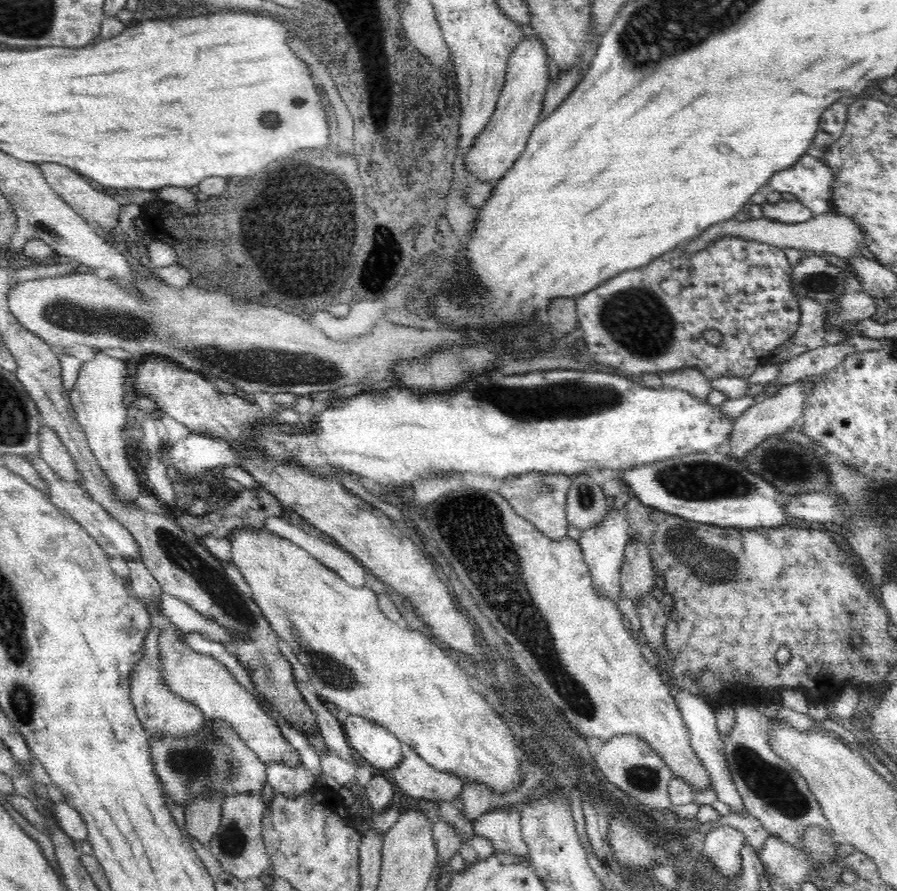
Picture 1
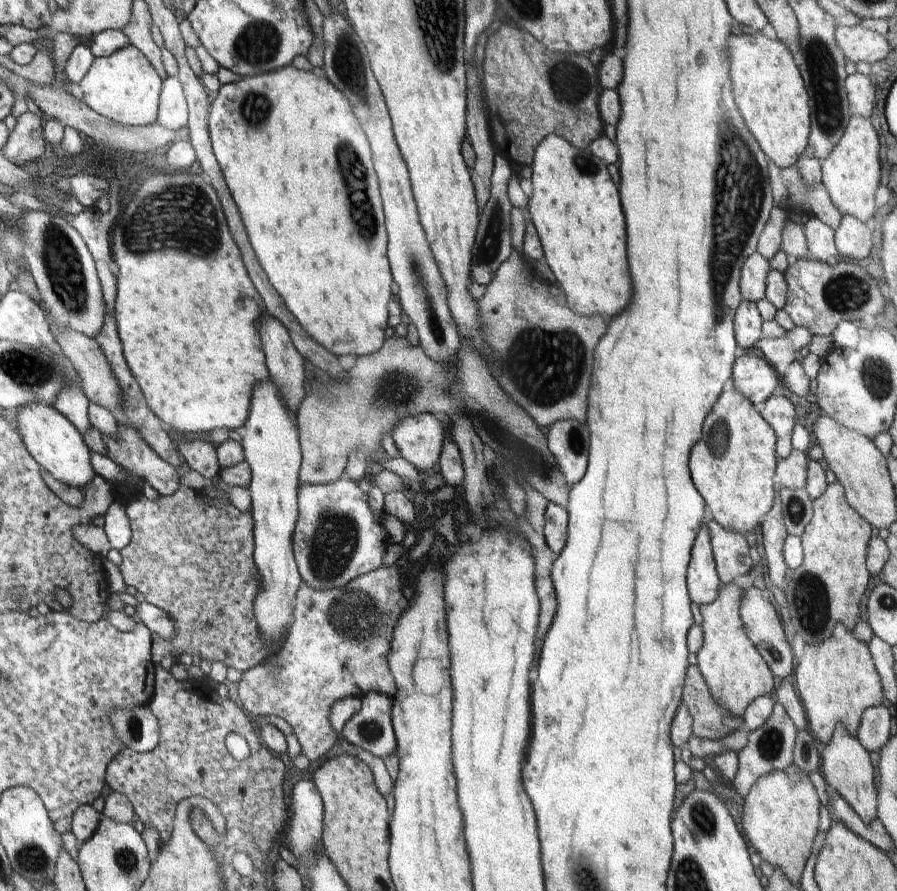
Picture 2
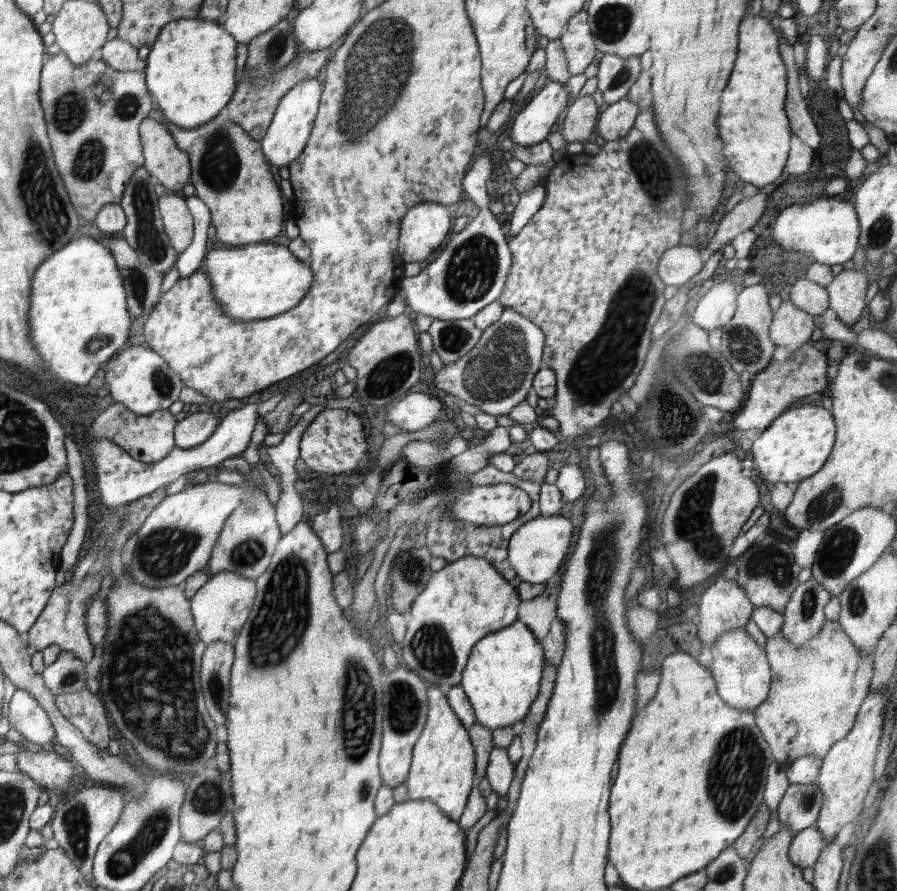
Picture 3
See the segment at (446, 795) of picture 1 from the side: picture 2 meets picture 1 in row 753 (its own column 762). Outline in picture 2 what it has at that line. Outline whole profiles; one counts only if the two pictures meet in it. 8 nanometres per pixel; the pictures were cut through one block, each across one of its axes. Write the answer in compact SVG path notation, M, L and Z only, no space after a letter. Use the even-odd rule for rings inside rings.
M777 394L777 396L771 396L769 400L765 400L765 404L761 404L757 408L757 412L775 430L777 460L787 458L793 452L793 448L791 448L791 434L793 434L793 426L795 426L793 404L789 402L789 398L783 398Z

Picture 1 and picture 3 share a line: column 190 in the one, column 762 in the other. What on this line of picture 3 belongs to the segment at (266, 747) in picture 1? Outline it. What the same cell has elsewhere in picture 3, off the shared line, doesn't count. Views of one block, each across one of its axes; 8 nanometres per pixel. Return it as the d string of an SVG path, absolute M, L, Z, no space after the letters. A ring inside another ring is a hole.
M743 628L737 630L727 630L721 634L715 644L709 646L711 650L711 676L717 686L717 694L721 700L737 708L741 712L753 712L769 694L769 684L771 684L771 666L767 662L767 654L763 648L759 648L749 634Z

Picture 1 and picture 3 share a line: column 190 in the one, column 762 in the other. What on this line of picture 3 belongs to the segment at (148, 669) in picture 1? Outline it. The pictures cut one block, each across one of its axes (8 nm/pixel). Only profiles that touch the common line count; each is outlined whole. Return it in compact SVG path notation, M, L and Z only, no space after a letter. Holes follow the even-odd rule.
M825 620L823 628L817 638L811 638L809 642L795 646L789 640L783 638L781 632L767 636L765 642L765 654L767 662L771 666L771 684L769 684L769 694L767 698L753 708L753 720L757 730L761 732L761 738L765 744L771 748L773 762L783 762L783 760L795 760L801 756L817 756L825 758L829 748L845 738L855 722L857 710L863 704L869 684L873 678L873 656L871 652L859 652L849 636L843 632L841 624L837 620Z

